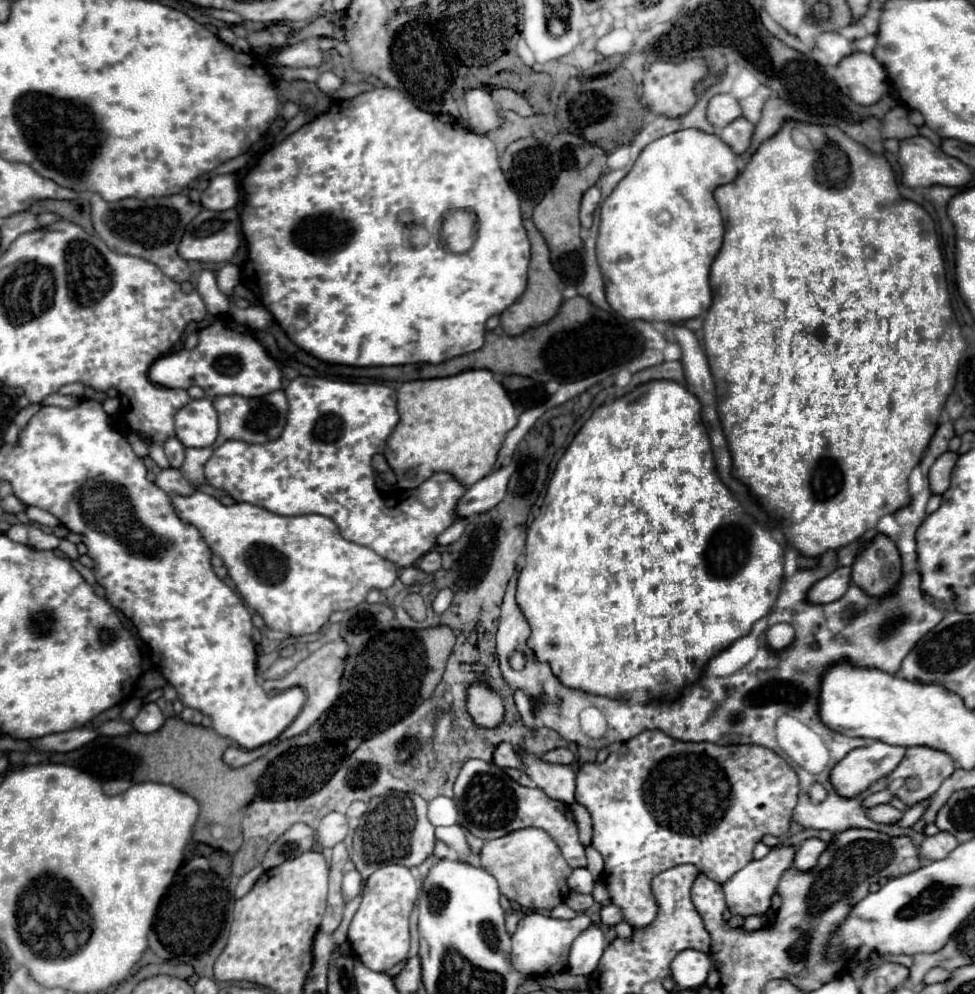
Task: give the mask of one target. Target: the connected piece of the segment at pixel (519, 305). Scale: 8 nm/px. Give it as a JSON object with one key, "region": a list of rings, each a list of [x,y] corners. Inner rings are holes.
{"region":[[[531,218],[523,220],[523,226],[527,230],[527,236],[531,240],[531,262],[529,262],[529,282],[527,282],[527,290],[521,294],[521,298],[511,304],[503,314],[501,314],[501,328],[509,334],[509,336],[517,336],[537,324],[545,324],[545,320],[551,320],[557,314],[557,308],[561,304],[561,290],[565,288],[561,278],[555,274],[555,270],[551,268],[549,262],[549,248],[543,240],[543,236],[537,232],[535,224]]]}

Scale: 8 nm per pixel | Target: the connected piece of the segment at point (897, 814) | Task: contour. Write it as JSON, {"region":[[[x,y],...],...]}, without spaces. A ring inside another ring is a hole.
{"region":[[[879,804],[879,806],[869,808],[867,816],[871,820],[875,820],[875,822],[881,822],[881,824],[895,824],[895,822],[901,820],[903,812],[897,810],[897,808],[893,808],[891,804]]]}

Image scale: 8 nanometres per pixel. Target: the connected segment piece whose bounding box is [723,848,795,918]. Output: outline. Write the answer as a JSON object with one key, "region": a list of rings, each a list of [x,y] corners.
{"region":[[[771,848],[771,852],[763,860],[753,860],[745,868],[741,868],[737,874],[733,874],[733,878],[729,878],[723,884],[725,900],[727,900],[731,914],[741,914],[745,918],[753,916],[753,914],[757,914],[757,916],[765,914],[771,906],[771,896],[783,876],[783,872],[793,862],[793,852],[795,852],[795,848]]]}

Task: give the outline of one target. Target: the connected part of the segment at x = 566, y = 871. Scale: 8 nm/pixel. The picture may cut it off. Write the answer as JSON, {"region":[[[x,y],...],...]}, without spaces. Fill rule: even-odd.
{"region":[[[519,828],[501,838],[487,840],[479,858],[481,866],[497,878],[499,892],[529,910],[553,910],[569,894],[567,878],[573,870],[561,856],[553,838],[541,828]]]}

